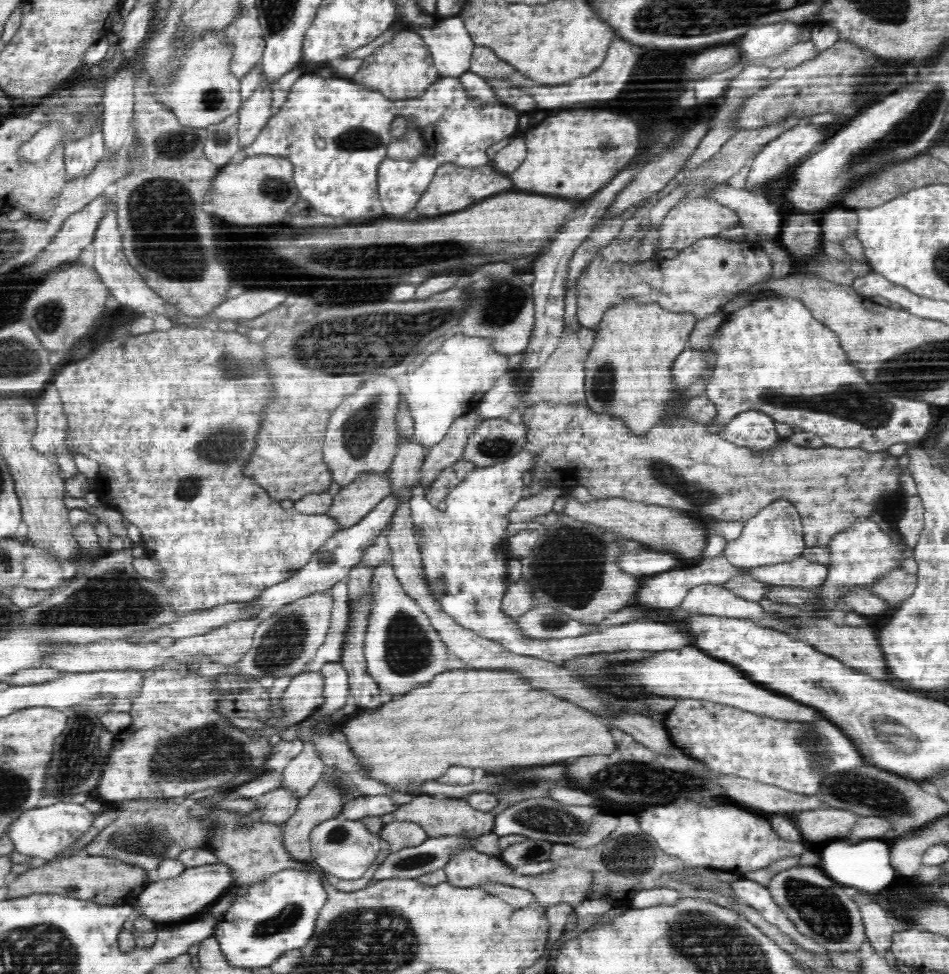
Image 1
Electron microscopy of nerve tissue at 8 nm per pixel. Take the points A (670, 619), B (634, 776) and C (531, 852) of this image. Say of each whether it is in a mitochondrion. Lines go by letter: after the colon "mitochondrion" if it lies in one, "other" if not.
A: other
B: mitochondrion
C: mitochondrion

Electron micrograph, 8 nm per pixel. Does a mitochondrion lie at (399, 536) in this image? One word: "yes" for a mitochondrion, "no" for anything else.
no

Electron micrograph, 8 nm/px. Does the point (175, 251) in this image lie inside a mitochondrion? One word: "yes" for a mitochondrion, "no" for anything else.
yes

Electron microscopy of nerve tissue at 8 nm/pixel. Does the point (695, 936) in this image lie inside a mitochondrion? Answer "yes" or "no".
yes

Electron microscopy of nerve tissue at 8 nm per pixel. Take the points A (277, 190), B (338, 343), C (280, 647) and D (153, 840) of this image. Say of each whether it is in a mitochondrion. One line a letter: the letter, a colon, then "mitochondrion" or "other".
A: mitochondrion
B: mitochondrion
C: mitochondrion
D: mitochondrion

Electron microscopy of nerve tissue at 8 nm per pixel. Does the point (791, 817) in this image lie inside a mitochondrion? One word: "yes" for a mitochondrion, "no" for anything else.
no

